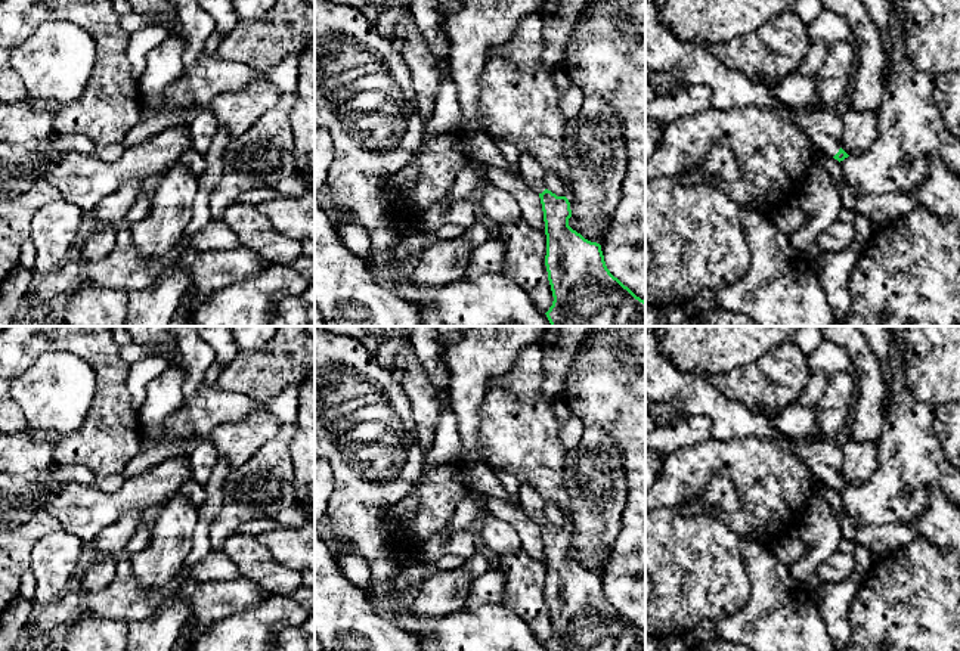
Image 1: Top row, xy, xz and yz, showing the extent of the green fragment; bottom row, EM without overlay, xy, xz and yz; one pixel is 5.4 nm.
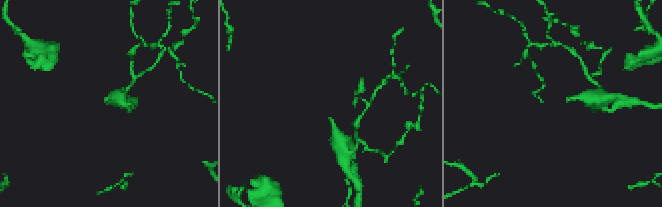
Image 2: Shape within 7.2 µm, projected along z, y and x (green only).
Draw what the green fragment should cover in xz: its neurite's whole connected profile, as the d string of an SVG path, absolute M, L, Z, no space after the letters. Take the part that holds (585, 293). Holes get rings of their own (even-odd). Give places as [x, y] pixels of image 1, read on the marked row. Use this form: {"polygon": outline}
{"polygon": "M520 149L514 170L535 190L542 204L546 255L545 266L552 291L552 306L545 313L551 326L645 326L645 301L614 278L606 266L601 245L585 239L569 226L570 202L545 186L546 171Z"}

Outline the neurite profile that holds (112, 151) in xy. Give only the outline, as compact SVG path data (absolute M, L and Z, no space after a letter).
M115 142L102 148L96 148L93 155L103 161L115 161L124 154L124 151L126 151L124 145L121 142Z

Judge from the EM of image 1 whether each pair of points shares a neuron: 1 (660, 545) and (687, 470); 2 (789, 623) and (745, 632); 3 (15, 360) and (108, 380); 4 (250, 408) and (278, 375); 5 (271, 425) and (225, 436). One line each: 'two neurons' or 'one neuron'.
1: two neurons
2: one neuron
3: one neuron
4: two neurons
5: one neuron

